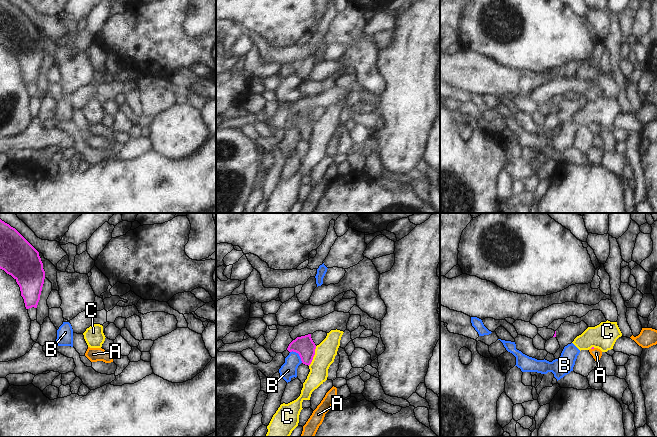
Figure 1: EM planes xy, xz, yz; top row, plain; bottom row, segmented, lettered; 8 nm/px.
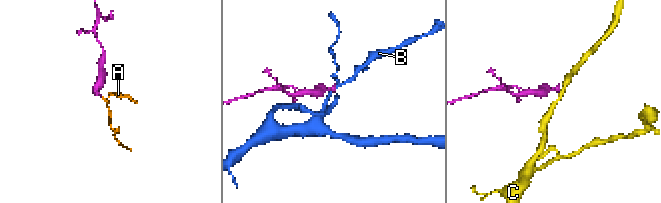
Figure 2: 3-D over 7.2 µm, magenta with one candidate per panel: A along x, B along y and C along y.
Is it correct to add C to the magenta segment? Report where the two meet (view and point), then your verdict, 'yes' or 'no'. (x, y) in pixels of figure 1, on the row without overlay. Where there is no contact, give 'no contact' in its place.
contact xz (313, 132); no

